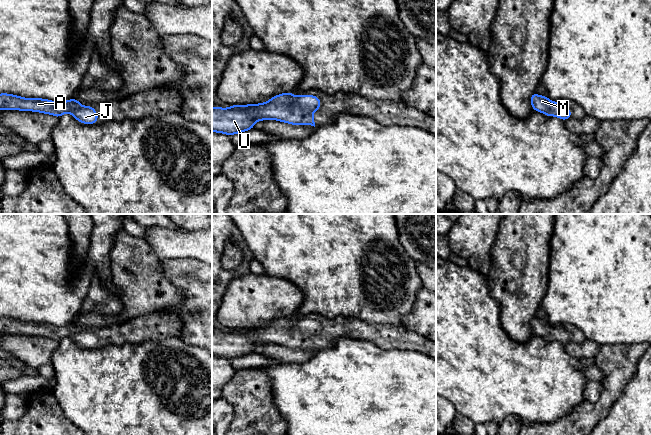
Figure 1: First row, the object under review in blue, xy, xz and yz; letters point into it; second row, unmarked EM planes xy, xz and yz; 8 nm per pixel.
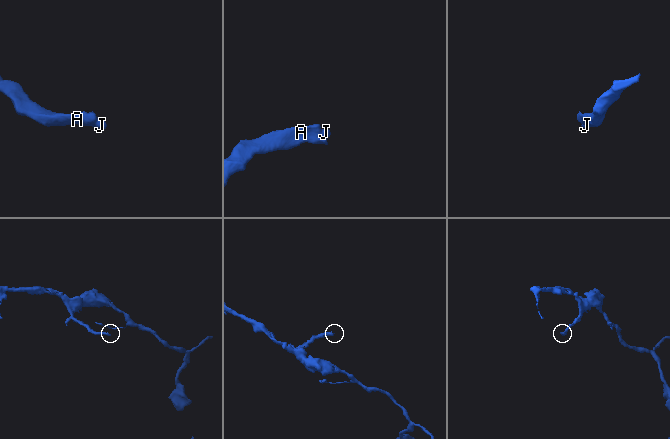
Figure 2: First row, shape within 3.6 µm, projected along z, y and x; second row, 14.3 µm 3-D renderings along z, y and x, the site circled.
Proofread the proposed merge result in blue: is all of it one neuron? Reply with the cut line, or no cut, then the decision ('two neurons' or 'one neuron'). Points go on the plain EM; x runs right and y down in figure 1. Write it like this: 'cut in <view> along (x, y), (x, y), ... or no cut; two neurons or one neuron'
no cut; one neuron

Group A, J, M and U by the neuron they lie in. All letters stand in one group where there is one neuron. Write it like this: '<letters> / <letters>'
A J M U

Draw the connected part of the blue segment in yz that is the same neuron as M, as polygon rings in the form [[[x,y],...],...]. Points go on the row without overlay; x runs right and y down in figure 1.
[[[533,317],[530,321],[532,333],[537,336],[544,337],[546,340],[555,340],[563,345],[572,341],[571,334],[564,326],[553,326],[547,320],[541,320]]]

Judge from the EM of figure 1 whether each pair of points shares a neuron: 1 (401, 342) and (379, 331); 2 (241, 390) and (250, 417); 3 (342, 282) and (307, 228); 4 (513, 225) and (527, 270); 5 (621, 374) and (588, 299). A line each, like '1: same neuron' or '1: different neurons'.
1: same neuron
2: same neuron
3: same neuron
4: same neuron
5: different neurons

